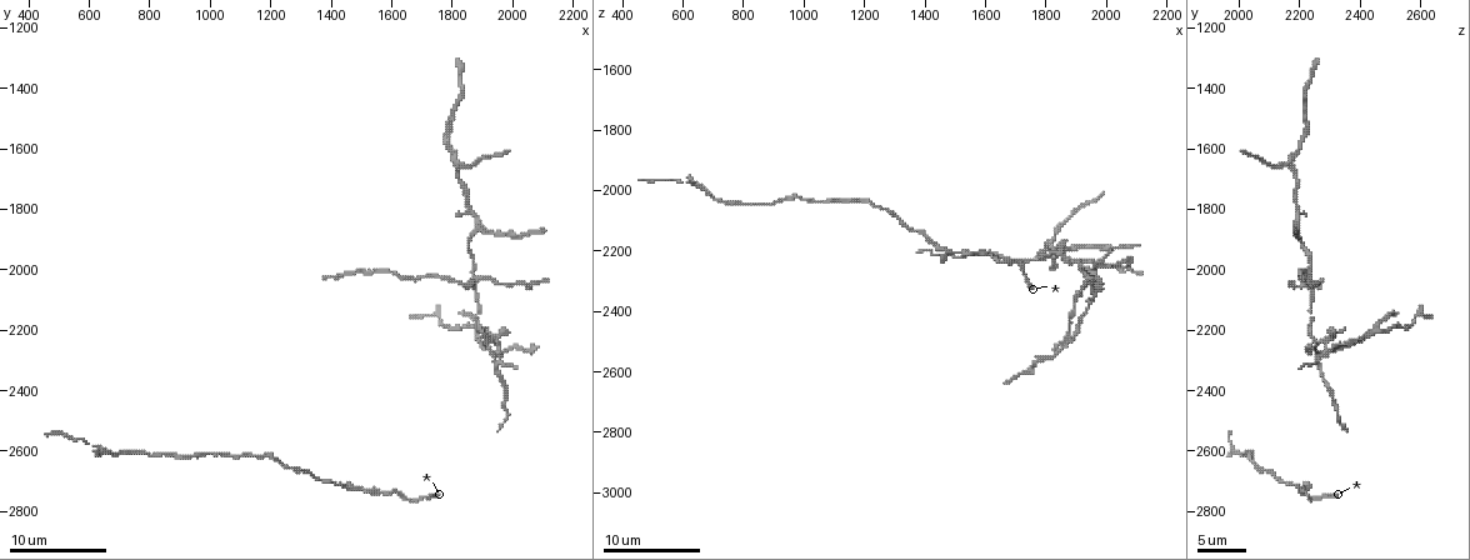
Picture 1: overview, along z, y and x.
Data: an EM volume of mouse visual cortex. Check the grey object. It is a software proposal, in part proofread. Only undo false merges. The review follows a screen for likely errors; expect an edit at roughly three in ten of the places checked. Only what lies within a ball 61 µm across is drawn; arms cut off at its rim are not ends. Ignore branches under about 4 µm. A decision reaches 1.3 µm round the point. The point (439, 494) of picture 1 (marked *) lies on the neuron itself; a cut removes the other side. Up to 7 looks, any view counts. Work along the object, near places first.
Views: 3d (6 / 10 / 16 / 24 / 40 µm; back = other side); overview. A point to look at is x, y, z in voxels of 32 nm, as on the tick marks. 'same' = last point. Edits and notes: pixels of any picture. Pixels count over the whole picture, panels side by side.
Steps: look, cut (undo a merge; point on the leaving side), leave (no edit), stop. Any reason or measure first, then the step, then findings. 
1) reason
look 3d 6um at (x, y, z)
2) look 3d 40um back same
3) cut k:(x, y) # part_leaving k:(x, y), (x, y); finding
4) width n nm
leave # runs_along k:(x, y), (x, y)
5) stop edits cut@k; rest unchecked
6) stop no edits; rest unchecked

three-way junction
look 3d 10um at (1910, 1860, 2190)

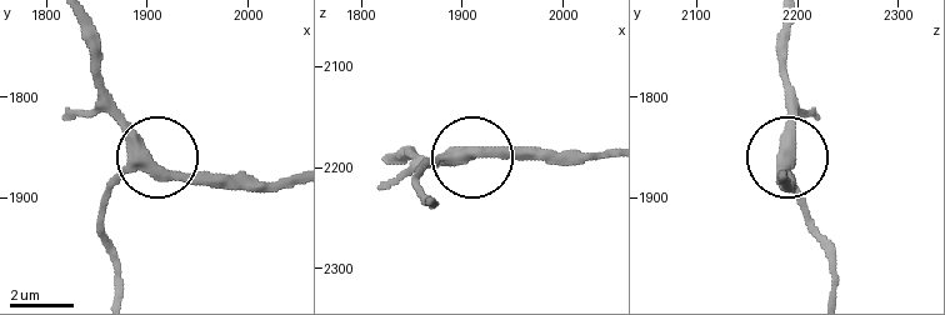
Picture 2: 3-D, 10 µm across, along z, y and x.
leave # runs_along 2:(116, 290), (100, 218), (125, 178), (165, 166), (235, 178); continuous, no second neuron

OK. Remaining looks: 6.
four or more arms meet
look 3d 16um at (1860, 2050, 2220)

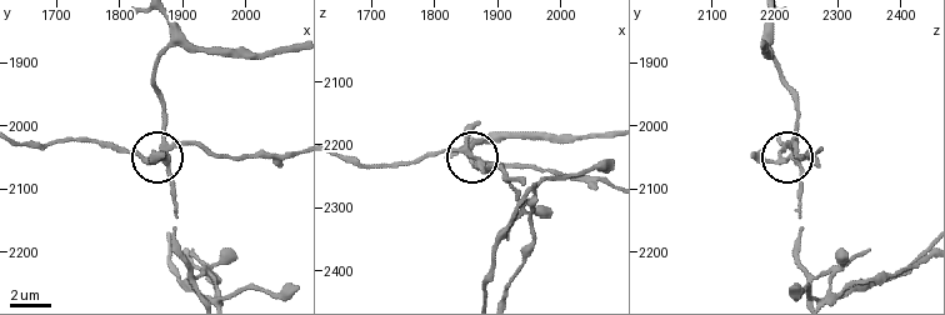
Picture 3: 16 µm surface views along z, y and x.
width 280 nm
cut 3:(149, 163) # part_leaving 3:(476, 161), (448, 148), (403, 164), (338, 156); two neurons meet here

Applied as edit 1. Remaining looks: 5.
three arms meet
look 3d 16um at (1820, 1660, 2170)

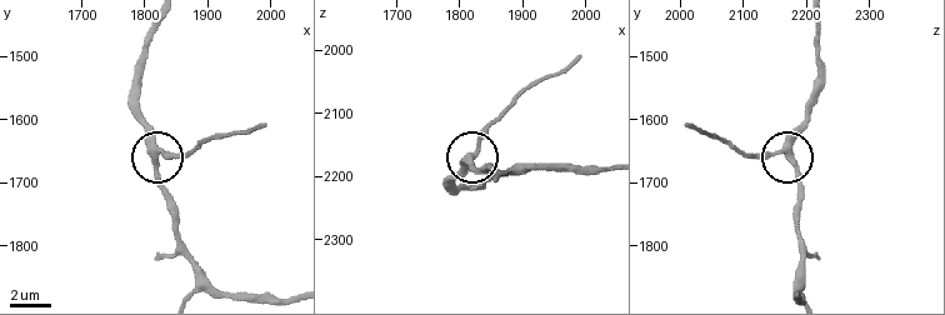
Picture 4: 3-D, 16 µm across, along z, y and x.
arms 3
leave # runs_along 4:(191, 290), (194, 260), (159, 175), (161, 154), (186, 154); all the same neuron

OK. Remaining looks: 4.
stop edits cut@3; rest unchecked

